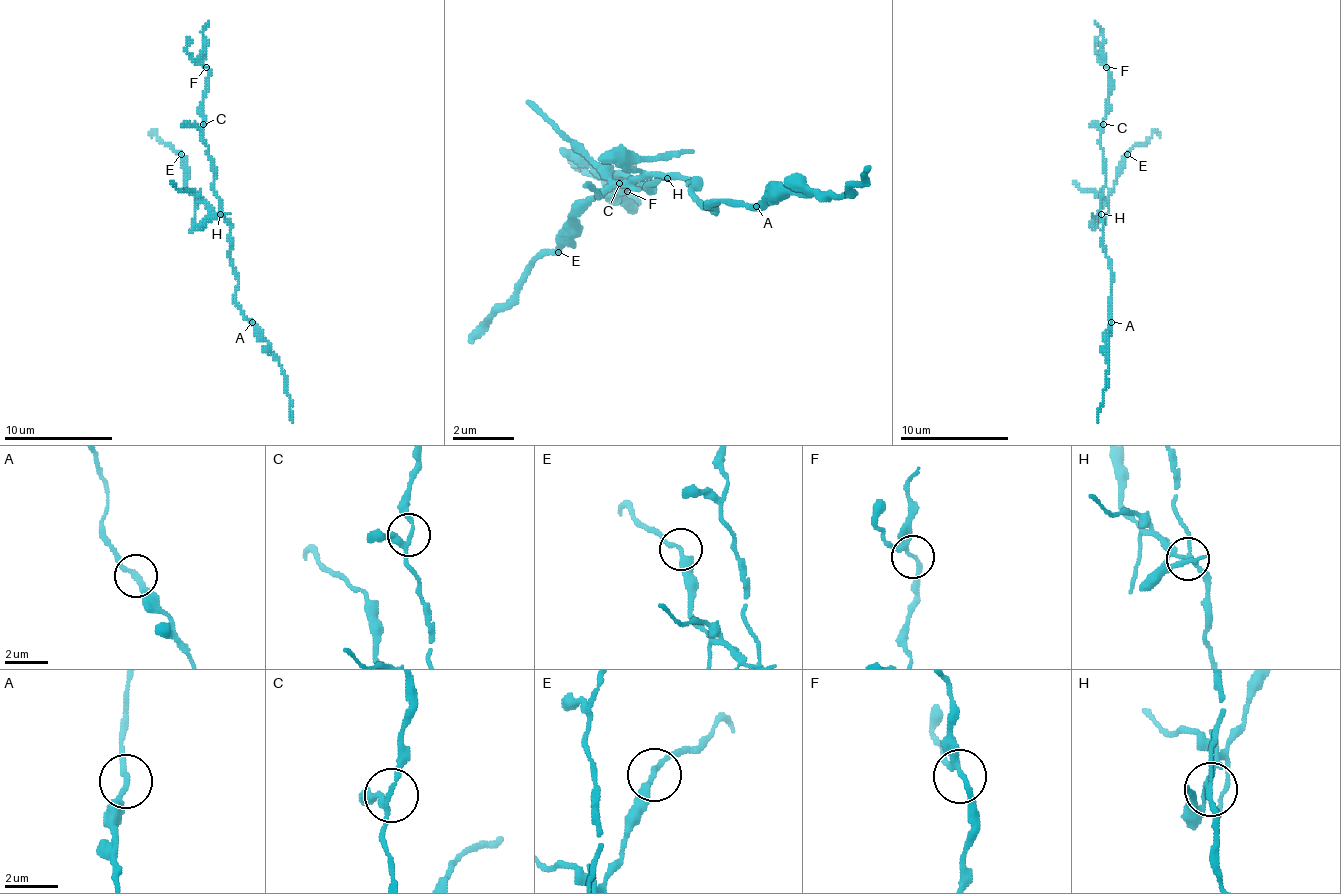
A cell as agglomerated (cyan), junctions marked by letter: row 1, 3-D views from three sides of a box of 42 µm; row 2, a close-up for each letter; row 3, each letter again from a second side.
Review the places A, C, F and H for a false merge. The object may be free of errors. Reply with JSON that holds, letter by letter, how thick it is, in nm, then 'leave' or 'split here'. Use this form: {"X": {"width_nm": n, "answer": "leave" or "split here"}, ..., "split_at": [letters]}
{"A": {"width_nm": 220, "answer": "leave"}, "C": {"width_nm": 180, "answer": "leave"}, "F": {"width_nm": 220, "answer": "leave"}, "H": {"width_nm": 170, "answer": "split here"}, "split_at": ["H"]}

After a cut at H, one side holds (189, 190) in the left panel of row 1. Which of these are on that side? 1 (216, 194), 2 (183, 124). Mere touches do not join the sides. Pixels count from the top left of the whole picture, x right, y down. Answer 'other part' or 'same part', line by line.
1: other part
2: other part

